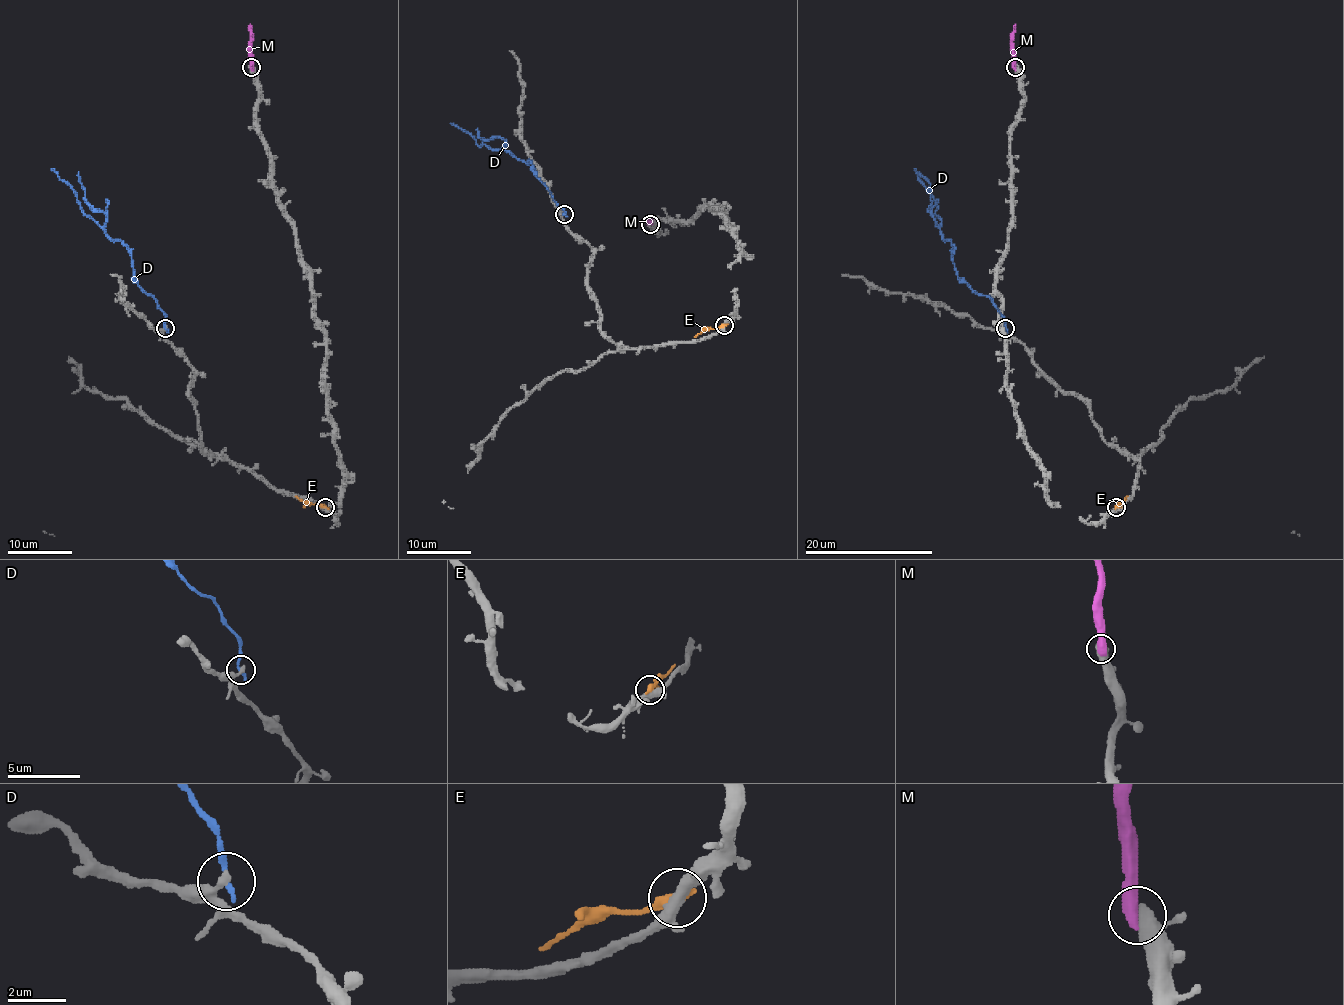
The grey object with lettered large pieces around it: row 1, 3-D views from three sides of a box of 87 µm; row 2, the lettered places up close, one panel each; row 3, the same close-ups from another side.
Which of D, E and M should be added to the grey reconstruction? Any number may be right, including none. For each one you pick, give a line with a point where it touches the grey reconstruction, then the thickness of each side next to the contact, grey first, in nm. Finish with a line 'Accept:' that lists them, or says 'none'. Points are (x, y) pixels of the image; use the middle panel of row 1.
M: contact (650, 224); calibres 420 and 550 nm
Accept: M

